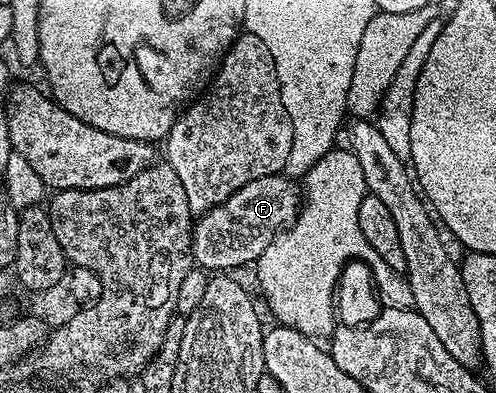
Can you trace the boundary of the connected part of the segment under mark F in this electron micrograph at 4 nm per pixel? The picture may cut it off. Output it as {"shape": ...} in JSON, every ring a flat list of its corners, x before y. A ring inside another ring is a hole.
{"shape":[[285,174,248,181,248,185,236,189,228,201,197,216,190,246,193,262,207,273,230,273,235,270,233,267,257,264,260,253,298,218,302,203,299,184]]}

